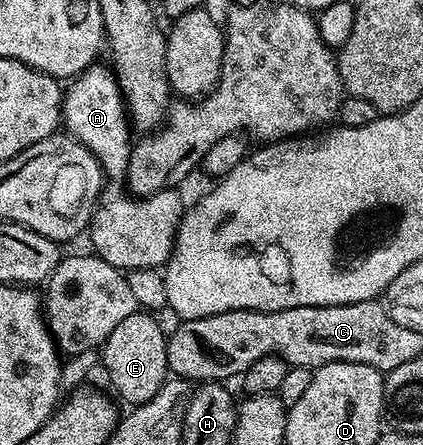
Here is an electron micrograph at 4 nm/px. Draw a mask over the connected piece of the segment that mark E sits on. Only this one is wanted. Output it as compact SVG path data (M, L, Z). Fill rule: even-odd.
M142 309L133 312L113 333L109 333L101 348L101 367L107 370L107 379L111 382L110 390L127 405L144 403L157 394L157 389L167 382L167 336L168 332L158 323L154 314Z

